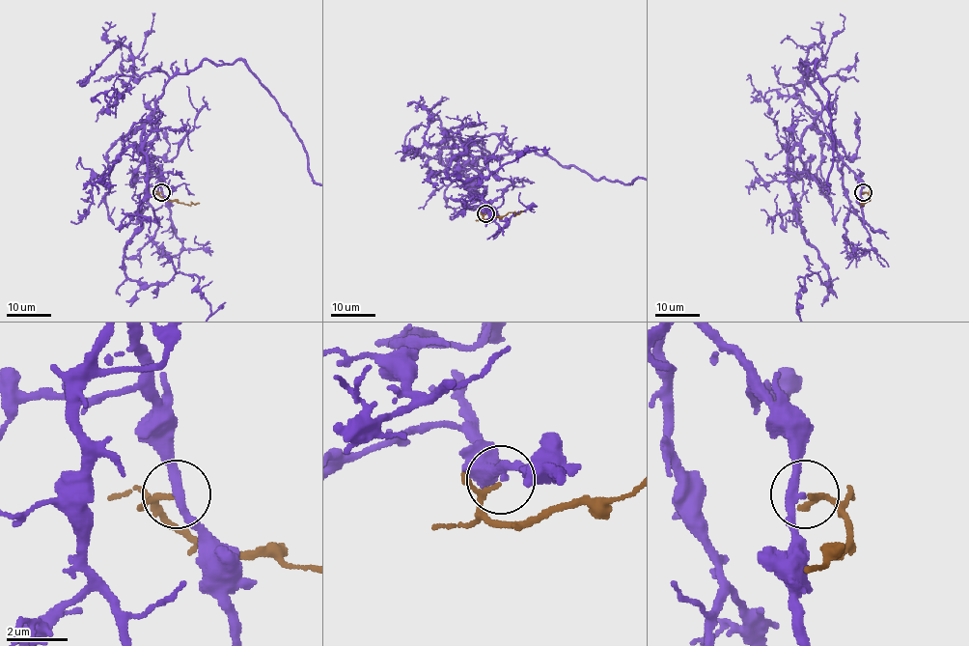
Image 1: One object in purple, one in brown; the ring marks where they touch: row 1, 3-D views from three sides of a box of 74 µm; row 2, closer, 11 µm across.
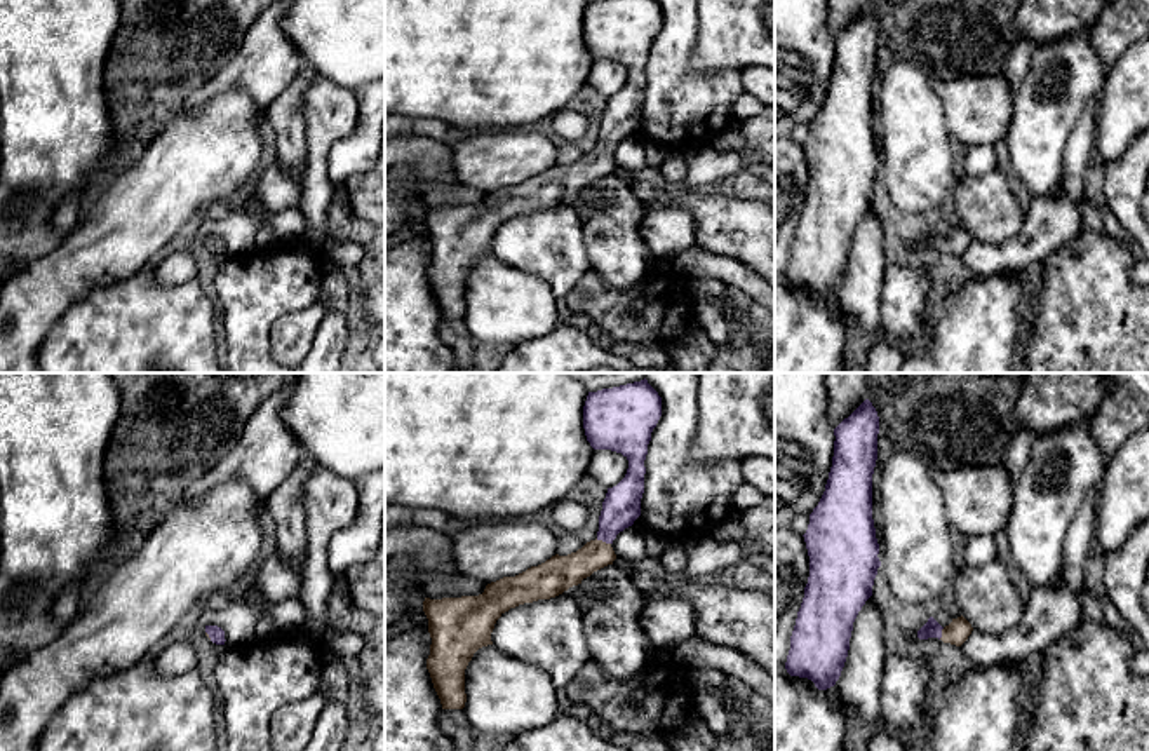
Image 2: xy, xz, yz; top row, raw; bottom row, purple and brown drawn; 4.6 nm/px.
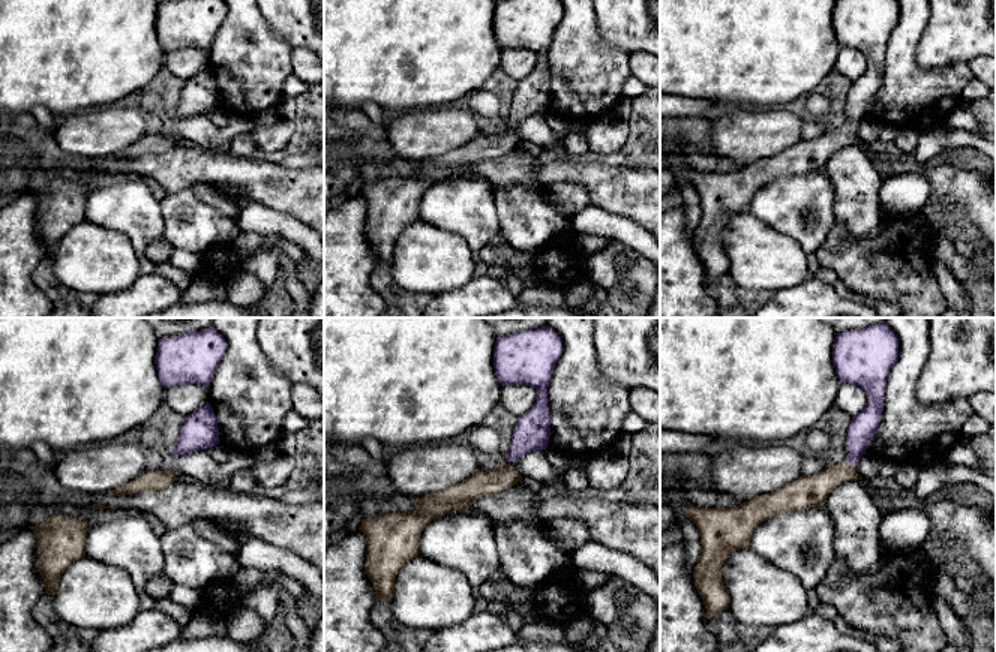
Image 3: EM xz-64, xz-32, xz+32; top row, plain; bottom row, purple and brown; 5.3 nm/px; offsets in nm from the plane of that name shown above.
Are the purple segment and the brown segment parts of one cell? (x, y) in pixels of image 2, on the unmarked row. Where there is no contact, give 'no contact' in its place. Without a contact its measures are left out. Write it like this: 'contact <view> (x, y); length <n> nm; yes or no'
contact xz (603, 150); length 80 nm; yes

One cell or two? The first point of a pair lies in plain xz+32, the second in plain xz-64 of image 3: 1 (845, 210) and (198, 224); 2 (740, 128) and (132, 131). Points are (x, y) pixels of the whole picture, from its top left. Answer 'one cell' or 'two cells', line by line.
1: one cell
2: one cell

